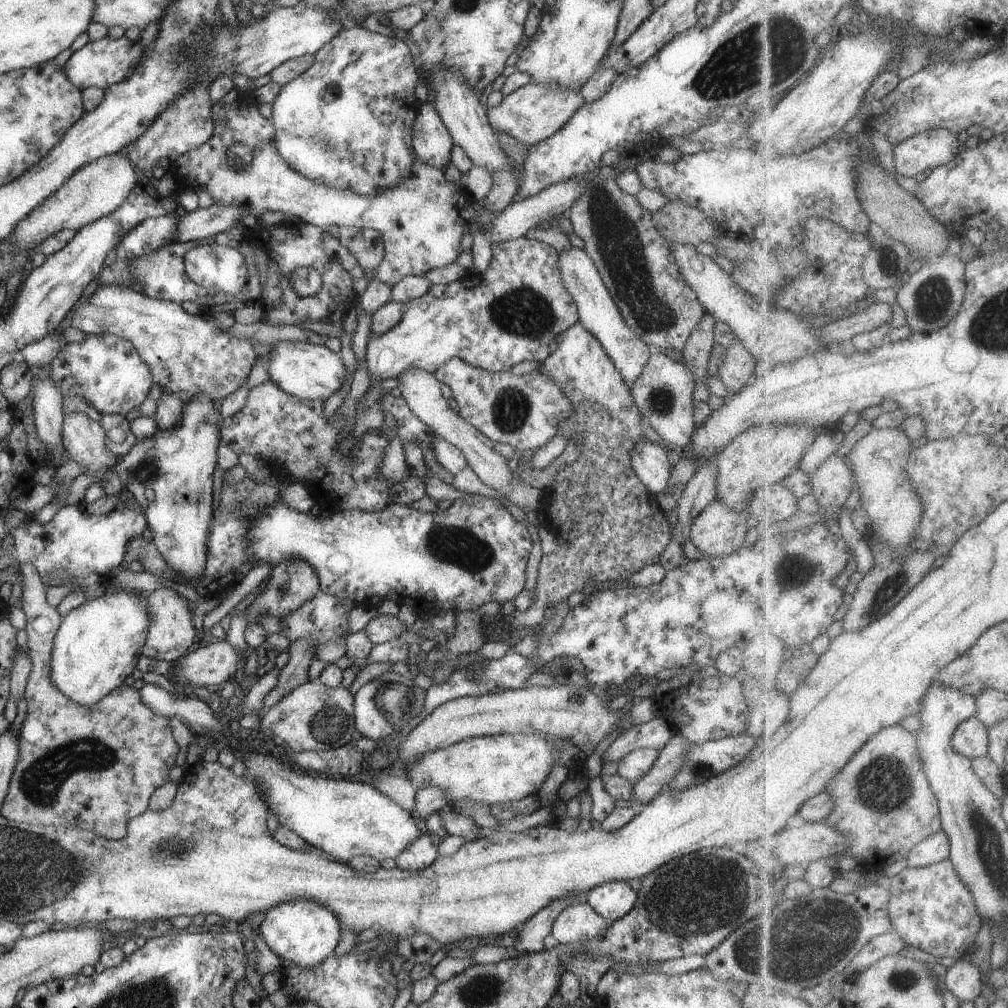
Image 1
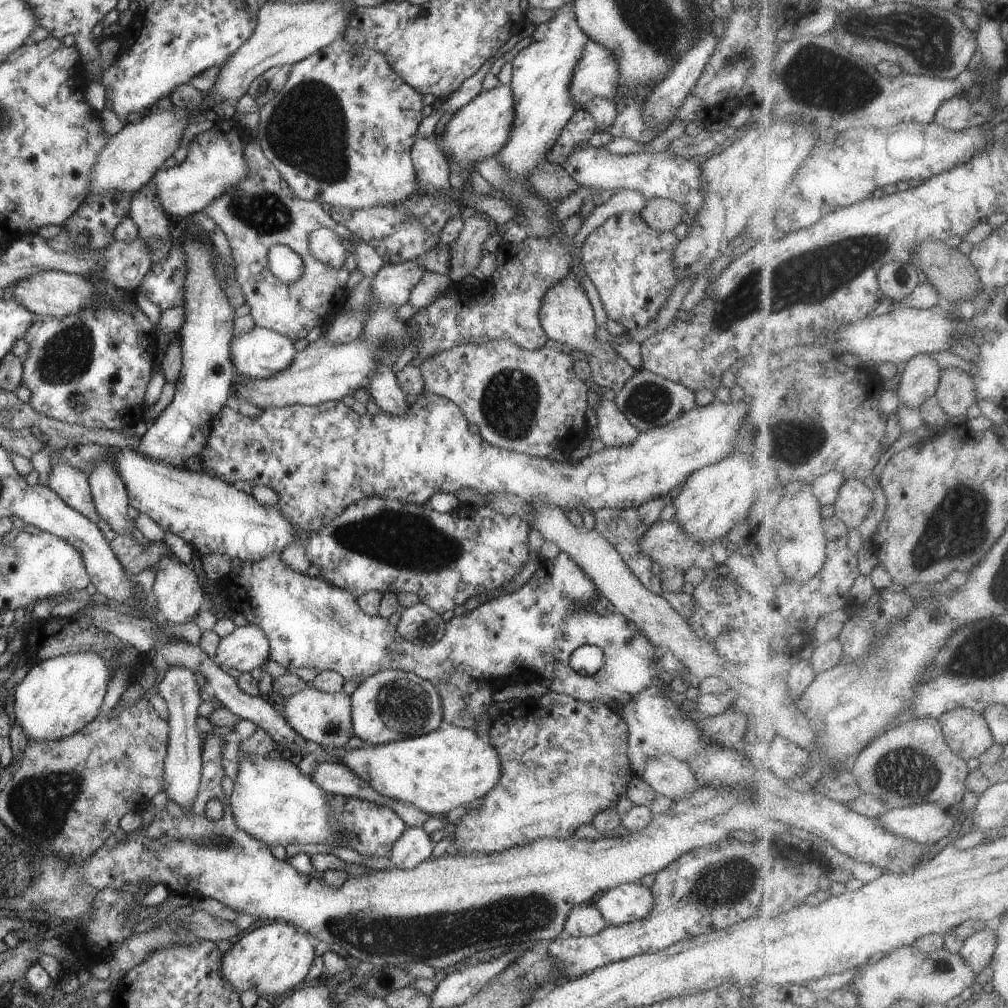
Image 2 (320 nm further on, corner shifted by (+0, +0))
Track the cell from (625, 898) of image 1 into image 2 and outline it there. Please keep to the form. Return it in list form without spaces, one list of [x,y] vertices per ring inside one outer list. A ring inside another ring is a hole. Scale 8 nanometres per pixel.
[[[627,883],[608,889],[592,902],[609,925],[623,926],[650,915],[654,896],[641,883]]]

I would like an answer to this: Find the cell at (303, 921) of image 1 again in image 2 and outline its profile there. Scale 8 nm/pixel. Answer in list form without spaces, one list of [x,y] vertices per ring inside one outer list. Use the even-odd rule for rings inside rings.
[[[276,921],[260,926],[242,936],[221,961],[221,978],[241,994],[256,989],[259,997],[274,998],[290,992],[305,981],[315,959],[315,944],[312,936],[300,933],[292,924]]]

